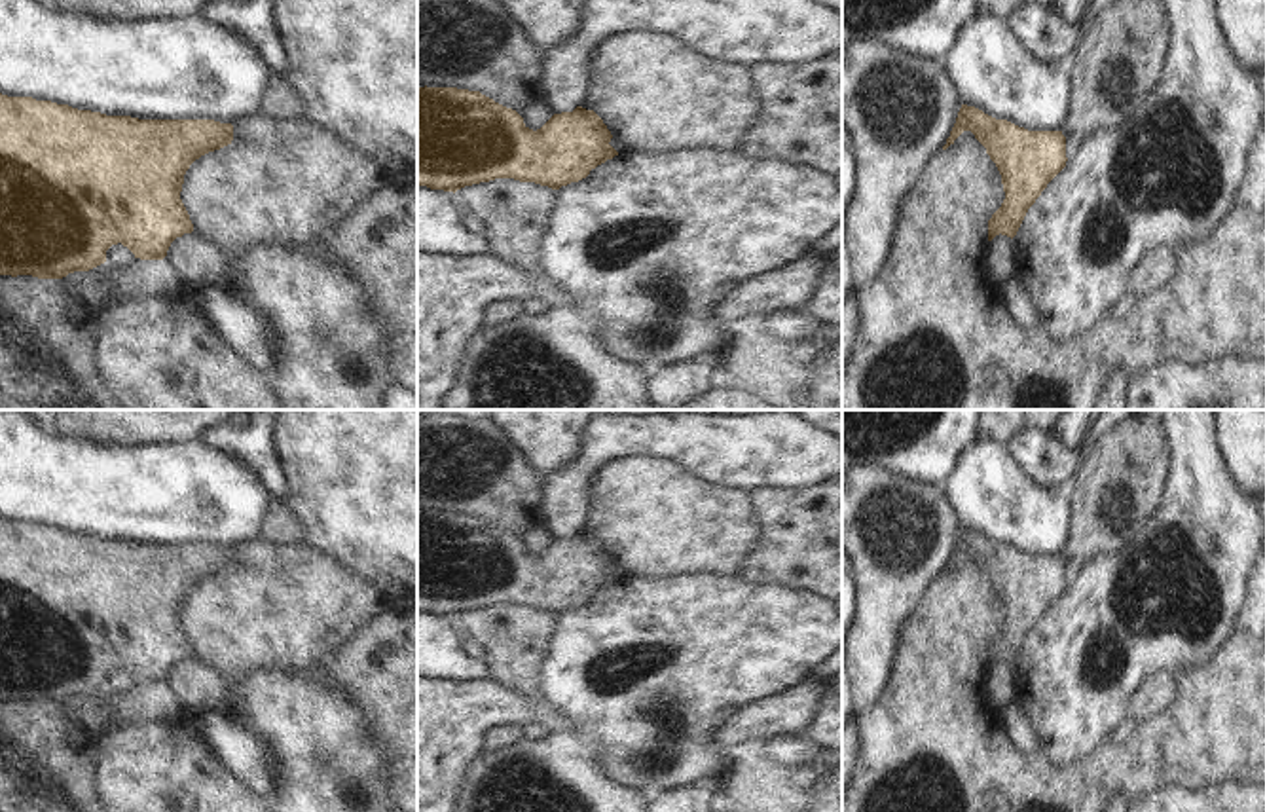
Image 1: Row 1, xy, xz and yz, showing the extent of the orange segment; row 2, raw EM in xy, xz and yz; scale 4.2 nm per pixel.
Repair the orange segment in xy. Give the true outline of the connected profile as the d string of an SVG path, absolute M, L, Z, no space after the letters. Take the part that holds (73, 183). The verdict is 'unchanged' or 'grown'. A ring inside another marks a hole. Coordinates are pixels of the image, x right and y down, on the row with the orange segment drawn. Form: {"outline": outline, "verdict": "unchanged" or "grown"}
{"outline": "M0 93L0 275L32 275L38 279L63 279L74 271L89 271L106 262L106 250L121 243L135 258L163 260L171 243L193 231L190 214L180 199L184 175L201 156L220 150L233 140L233 125L214 120L138 120L131 116L106 116L78 110L68 104L36 101L32 97L8 97Z", "verdict": "unchanged"}

